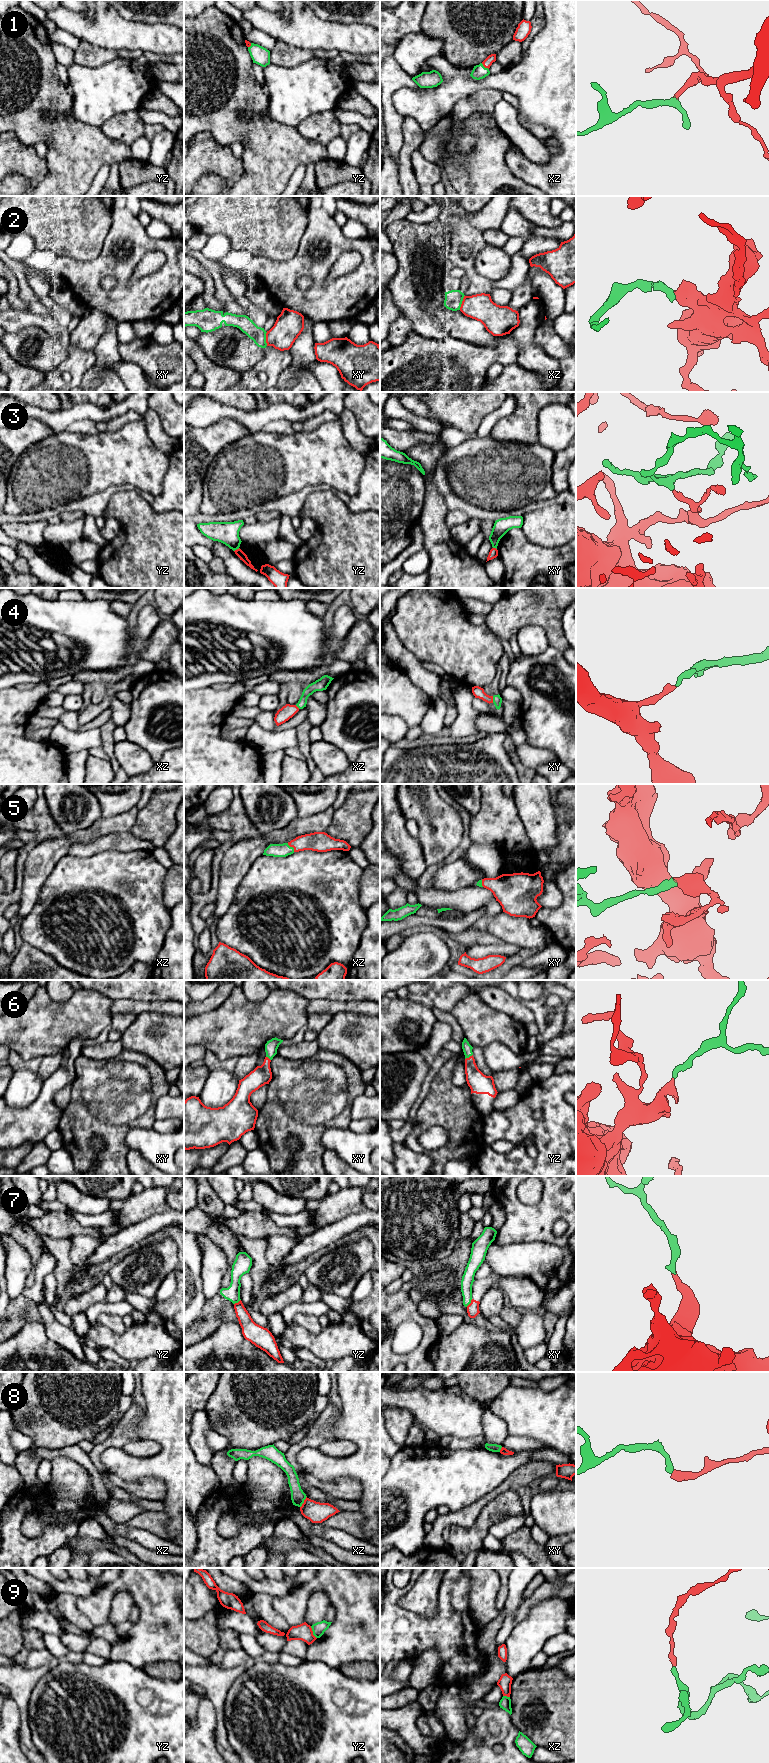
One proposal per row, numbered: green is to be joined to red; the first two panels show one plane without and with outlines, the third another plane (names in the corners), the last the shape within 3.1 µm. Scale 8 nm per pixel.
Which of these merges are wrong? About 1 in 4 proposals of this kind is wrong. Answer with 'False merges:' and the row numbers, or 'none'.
False merges: 2, 7, 8, 9

